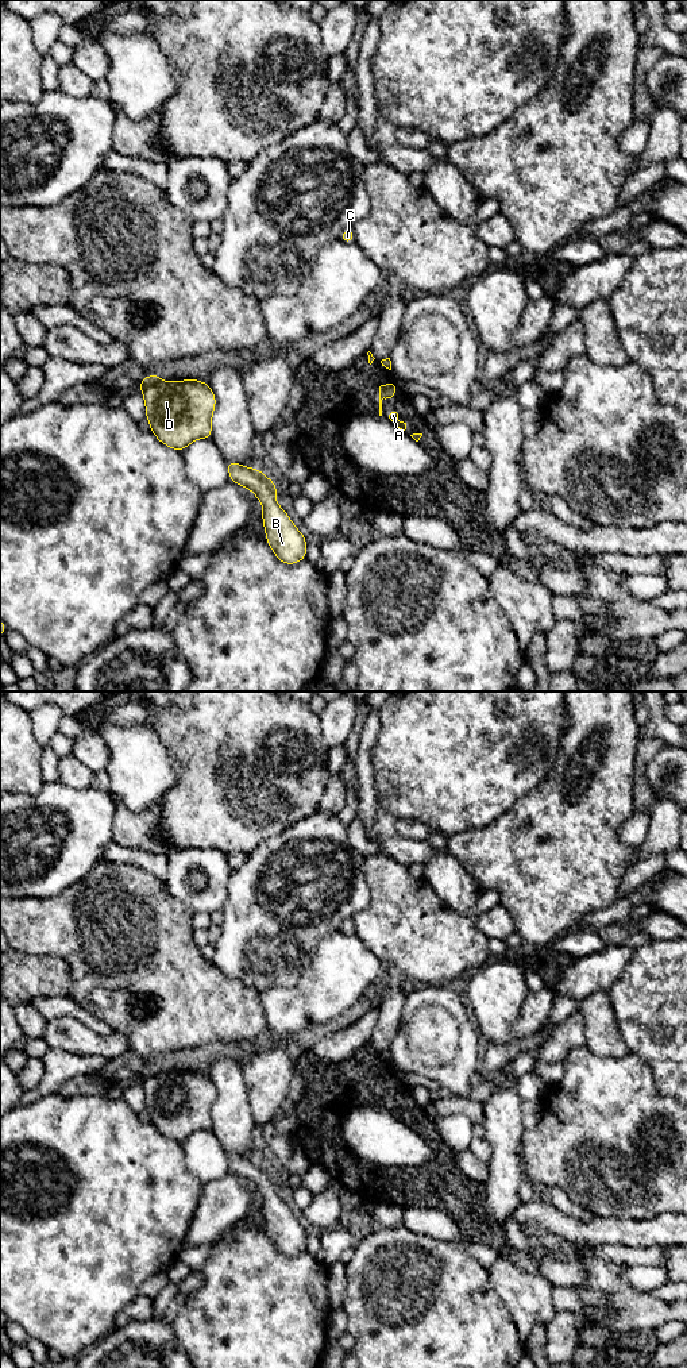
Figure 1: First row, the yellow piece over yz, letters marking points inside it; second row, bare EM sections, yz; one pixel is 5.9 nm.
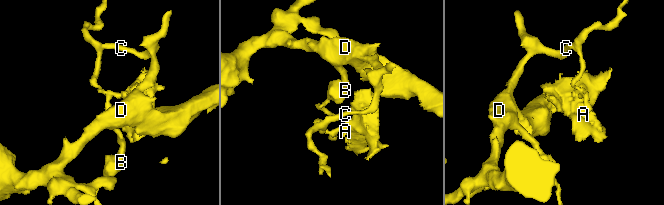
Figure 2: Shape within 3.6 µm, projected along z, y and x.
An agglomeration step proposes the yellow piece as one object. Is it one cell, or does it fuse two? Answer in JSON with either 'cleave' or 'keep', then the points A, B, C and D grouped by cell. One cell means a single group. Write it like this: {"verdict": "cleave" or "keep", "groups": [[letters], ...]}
{"verdict": "cleave", "groups": [["A"], ["B", "C", "D"]]}

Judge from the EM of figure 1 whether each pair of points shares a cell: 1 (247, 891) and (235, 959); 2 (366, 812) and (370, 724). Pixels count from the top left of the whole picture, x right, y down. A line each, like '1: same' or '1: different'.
1: same
2: same

